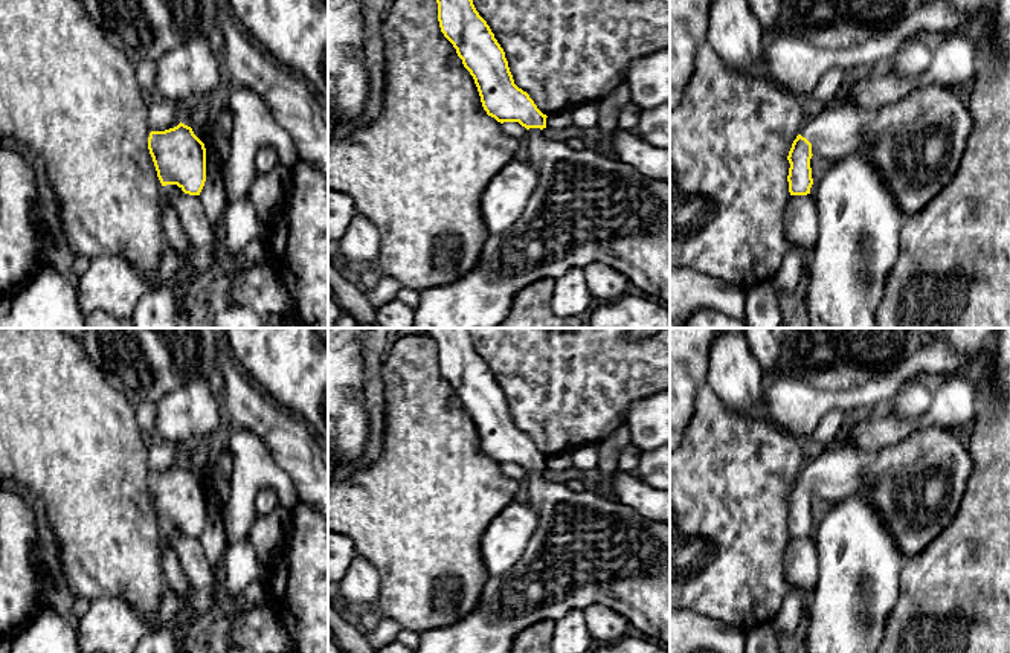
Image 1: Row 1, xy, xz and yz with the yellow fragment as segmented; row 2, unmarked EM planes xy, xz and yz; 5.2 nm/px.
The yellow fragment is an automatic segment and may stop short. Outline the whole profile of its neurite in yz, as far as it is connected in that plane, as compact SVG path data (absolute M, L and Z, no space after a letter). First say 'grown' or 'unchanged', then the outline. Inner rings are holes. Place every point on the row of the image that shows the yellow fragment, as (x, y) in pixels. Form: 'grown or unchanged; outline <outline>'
grown; outline M940 84L918 87L900 101L891 102L880 108L860 108L851 102L836 107L815 107L804 122L799 134L792 143L787 160L789 168L789 192L790 195L807 195L813 185L810 159L822 156L830 163L839 162L853 154L862 145L870 148L870 157L874 168L880 174L893 197L897 201L903 217L920 214L955 177L966 146L967 137L973 128L966 93Z

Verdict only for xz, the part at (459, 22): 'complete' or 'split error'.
split error

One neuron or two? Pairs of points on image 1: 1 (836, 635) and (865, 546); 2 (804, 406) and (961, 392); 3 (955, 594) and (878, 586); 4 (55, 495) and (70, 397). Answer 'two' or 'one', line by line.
1: one
2: two
3: two
4: one

